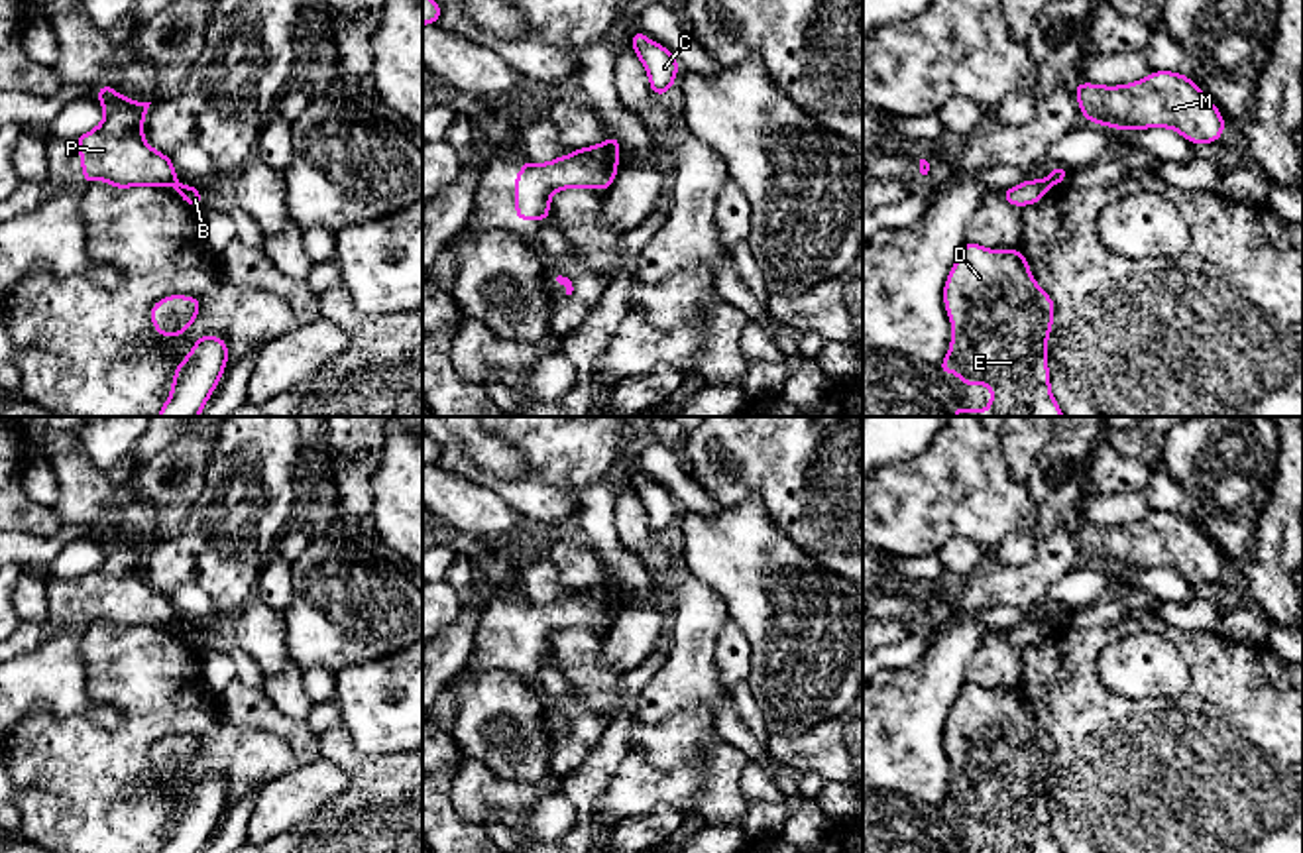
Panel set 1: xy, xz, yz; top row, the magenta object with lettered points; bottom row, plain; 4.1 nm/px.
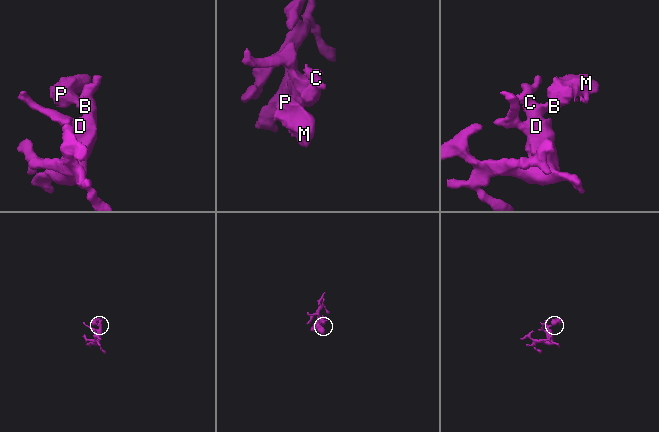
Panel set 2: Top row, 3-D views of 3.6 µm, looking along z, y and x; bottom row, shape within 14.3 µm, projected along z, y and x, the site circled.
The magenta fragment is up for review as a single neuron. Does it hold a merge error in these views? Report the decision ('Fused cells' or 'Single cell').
Fused cells

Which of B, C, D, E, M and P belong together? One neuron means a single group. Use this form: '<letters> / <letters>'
B C D E / M P

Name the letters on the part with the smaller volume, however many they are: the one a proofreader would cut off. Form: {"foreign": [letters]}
{"foreign": ["M", "P"]}

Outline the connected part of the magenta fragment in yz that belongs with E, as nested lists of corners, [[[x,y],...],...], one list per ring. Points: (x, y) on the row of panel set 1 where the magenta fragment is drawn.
[[[965,242],[943,283],[951,322],[949,352],[939,373],[957,373],[961,385],[989,385],[991,405],[981,411],[953,407],[953,417],[1065,417],[1051,395],[1048,338],[1053,299],[1038,285],[1024,254]]]

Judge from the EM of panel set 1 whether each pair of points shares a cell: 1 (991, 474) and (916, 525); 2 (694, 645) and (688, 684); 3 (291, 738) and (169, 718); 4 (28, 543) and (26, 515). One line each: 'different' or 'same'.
1: same
2: same
3: different
4: different

